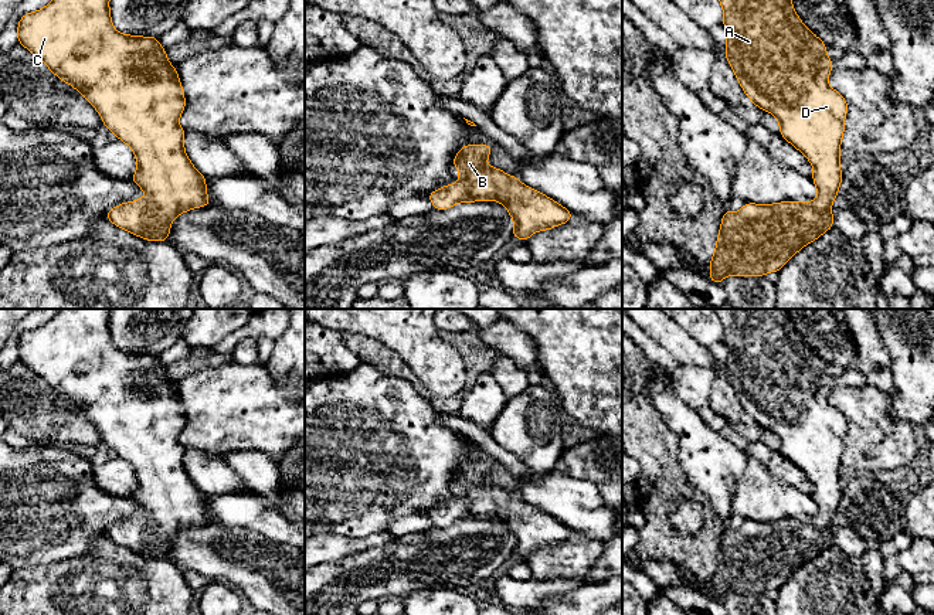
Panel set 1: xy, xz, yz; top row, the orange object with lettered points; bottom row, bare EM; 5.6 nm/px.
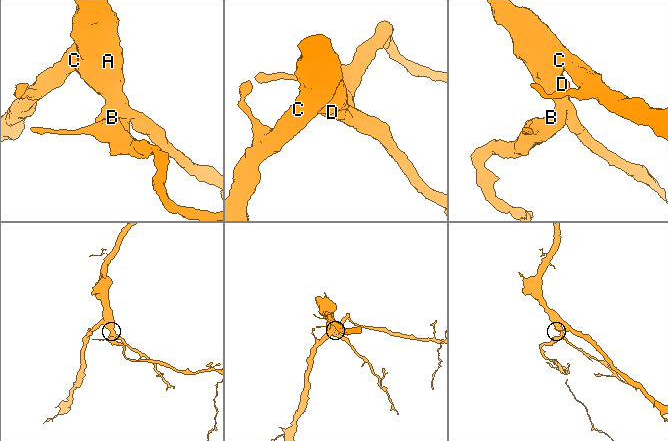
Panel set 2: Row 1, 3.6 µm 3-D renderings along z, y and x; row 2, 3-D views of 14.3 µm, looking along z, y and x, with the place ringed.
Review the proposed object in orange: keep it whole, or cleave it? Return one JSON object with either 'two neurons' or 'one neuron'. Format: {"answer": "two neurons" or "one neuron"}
{"answer": "one neuron"}

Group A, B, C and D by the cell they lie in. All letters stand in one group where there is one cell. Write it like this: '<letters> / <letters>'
A B C D

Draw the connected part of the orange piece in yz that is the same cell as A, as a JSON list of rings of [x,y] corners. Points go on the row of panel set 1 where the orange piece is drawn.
[[[719,0],[727,30],[726,60],[731,65],[745,95],[760,109],[772,113],[780,122],[780,135],[795,146],[812,164],[812,180],[818,198],[809,201],[781,201],[777,204],[745,203],[738,213],[726,210],[717,235],[716,251],[710,259],[709,279],[721,283],[727,275],[764,276],[778,272],[801,248],[833,228],[831,205],[838,196],[843,171],[839,170],[839,150],[848,113],[846,99],[828,84],[832,60],[826,55],[826,44],[811,33],[798,17],[791,0]]]

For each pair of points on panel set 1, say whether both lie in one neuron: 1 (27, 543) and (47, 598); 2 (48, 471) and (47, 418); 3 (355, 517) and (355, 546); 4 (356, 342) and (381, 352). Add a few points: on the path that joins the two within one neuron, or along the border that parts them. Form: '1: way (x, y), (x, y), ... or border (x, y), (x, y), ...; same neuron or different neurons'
1: border (68, 559), (23, 567), (14, 571); different neurons
2: border (54, 444), (16, 449); different neurons
3: border (386, 529), (363, 537), (322, 536); different neurons
4: way (362, 346), (376, 352); same neuron

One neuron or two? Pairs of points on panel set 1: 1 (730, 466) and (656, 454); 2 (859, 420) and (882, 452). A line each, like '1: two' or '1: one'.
1: two
2: one

